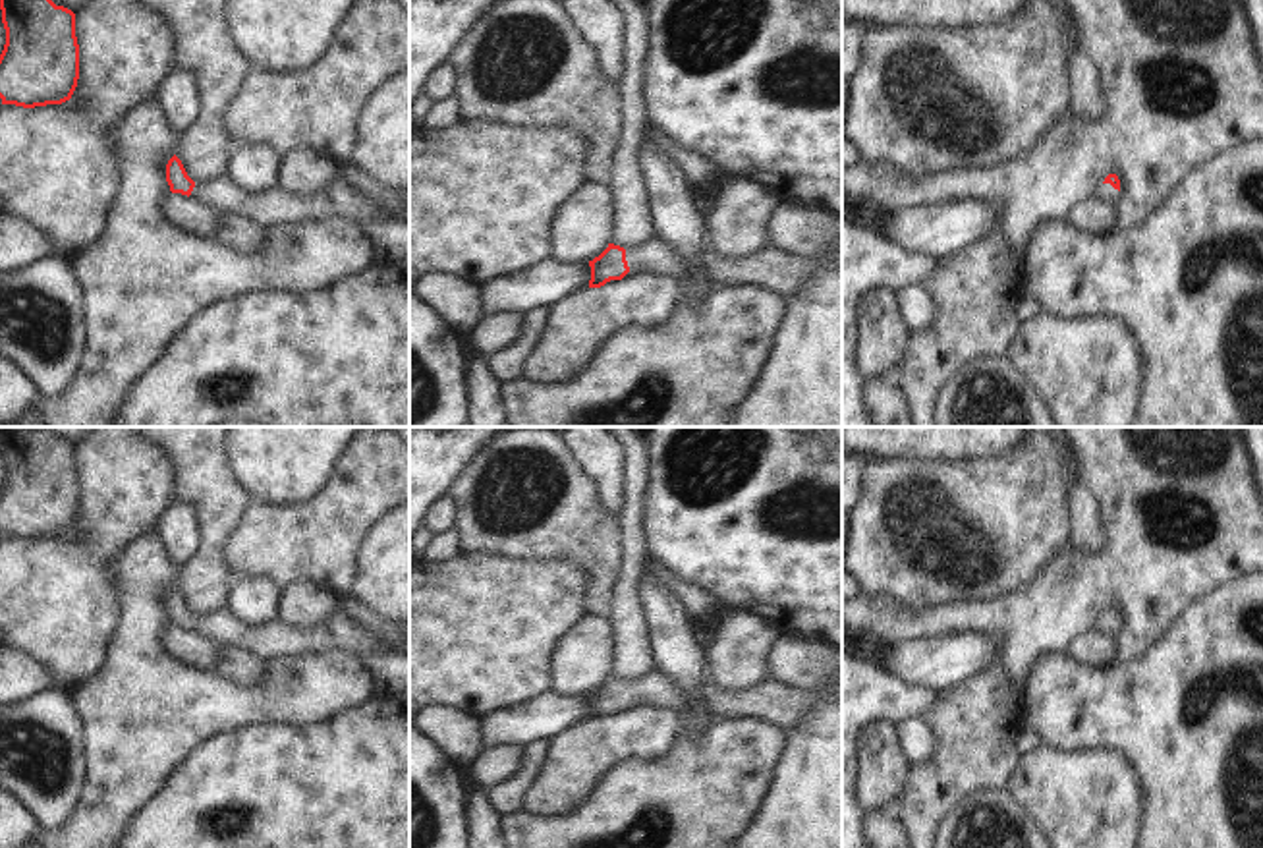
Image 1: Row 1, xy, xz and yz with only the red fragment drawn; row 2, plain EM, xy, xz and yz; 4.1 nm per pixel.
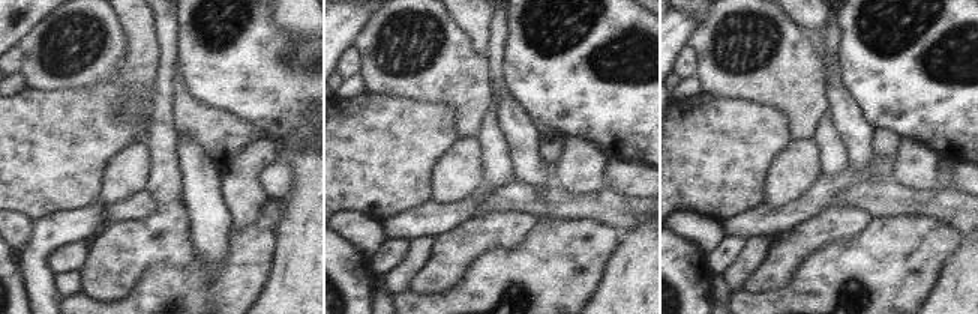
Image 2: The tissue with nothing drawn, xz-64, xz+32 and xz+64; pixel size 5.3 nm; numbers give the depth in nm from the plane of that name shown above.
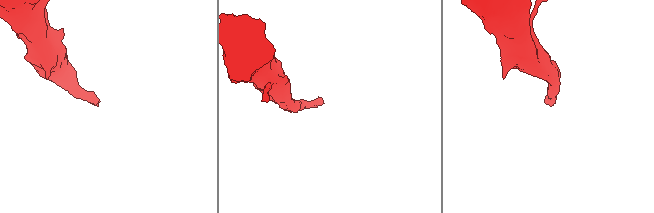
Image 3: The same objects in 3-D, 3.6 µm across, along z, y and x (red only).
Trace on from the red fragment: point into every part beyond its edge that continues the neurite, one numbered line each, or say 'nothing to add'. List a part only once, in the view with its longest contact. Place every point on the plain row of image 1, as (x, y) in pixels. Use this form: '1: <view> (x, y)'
1: xz (655, 688)

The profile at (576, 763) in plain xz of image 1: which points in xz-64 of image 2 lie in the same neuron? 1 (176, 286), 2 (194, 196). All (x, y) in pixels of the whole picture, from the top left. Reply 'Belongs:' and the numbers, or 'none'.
Belongs: none

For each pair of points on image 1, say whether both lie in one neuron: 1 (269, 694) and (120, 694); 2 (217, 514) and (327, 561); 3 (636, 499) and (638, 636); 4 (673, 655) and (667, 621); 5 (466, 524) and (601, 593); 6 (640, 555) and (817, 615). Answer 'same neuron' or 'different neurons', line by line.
1: same neuron
2: different neurons
3: same neuron
4: same neuron
5: same neuron
6: different neurons

